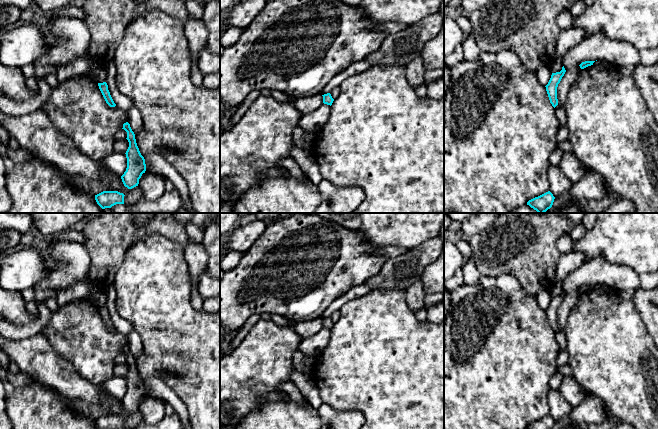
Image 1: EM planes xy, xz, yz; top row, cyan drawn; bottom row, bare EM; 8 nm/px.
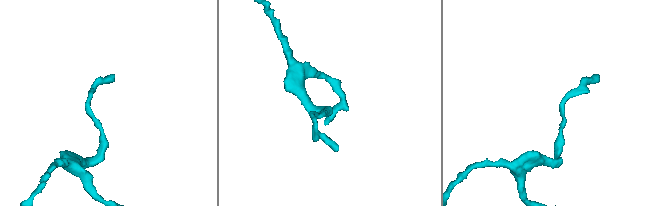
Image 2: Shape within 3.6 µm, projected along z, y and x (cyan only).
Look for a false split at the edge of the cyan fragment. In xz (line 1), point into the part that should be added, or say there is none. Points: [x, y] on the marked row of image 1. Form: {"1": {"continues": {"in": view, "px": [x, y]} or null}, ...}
{"1": {"continues": null}}

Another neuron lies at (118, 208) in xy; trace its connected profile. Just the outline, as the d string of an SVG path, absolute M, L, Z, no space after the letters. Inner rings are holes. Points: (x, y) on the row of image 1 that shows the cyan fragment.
M116 204L110 208L114 213L139 213L131 211L126 205L124 204Z

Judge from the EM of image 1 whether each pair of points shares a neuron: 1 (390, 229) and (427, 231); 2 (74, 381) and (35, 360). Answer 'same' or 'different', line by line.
1: same
2: same

